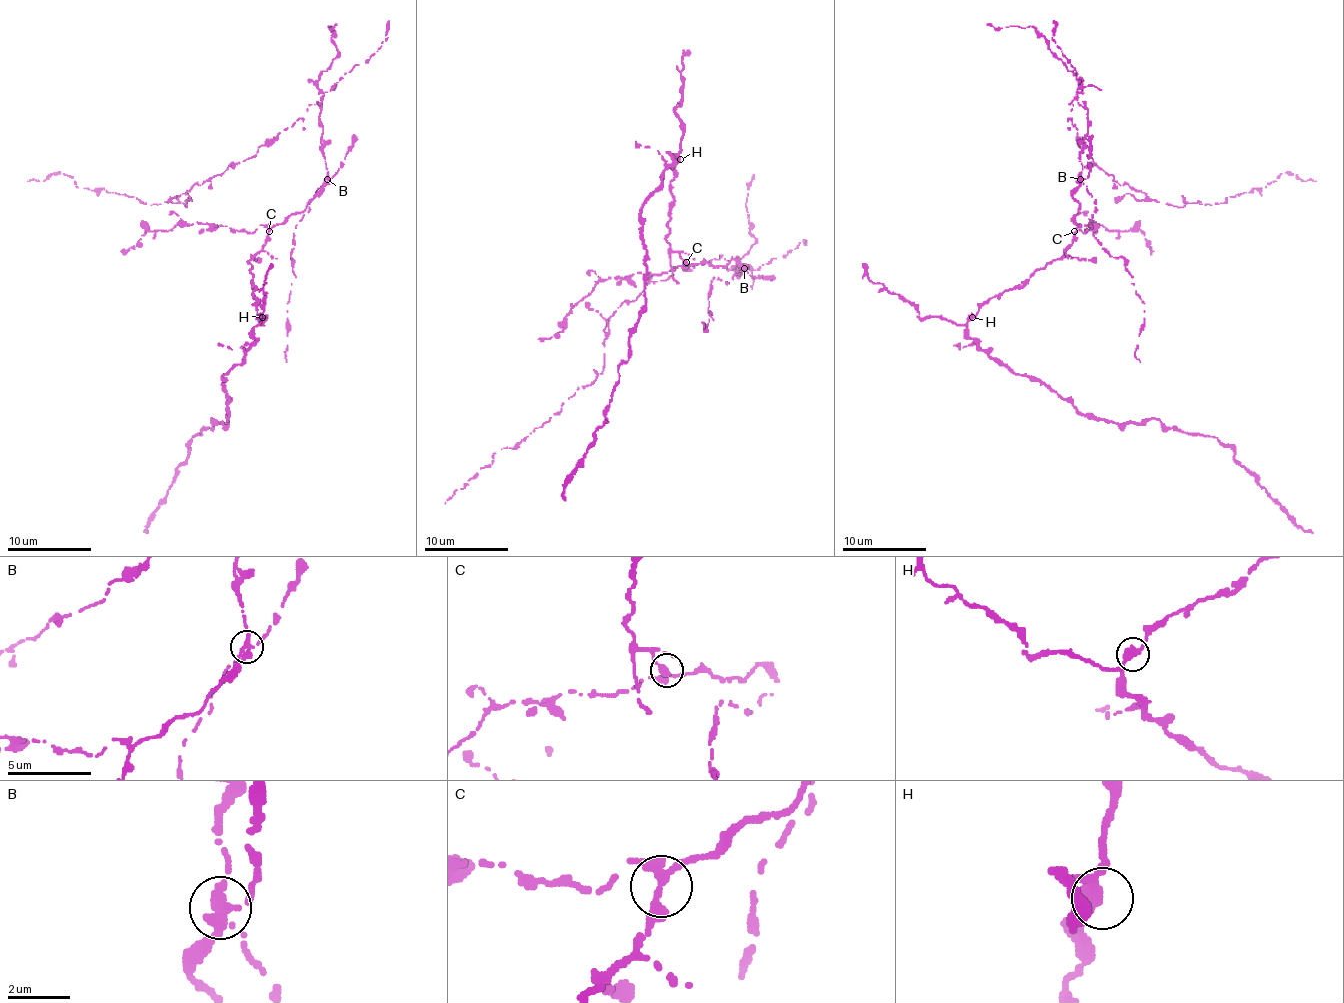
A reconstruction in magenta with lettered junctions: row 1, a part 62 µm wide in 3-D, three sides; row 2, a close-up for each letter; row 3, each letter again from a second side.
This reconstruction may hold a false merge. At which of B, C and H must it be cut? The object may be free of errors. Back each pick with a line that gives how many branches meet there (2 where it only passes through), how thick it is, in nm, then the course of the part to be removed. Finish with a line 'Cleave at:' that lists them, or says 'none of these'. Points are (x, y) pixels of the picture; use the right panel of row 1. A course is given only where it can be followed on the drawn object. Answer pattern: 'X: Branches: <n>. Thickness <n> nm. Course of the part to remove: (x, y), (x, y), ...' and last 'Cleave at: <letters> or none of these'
B: Branches: 3. Thickness 320 nm. Course of the part to remove: (1081, 179), (1087, 112), (1074, 100), (1079, 146), (1152, 200), (1215, 204), (1282, 173), (1315, 181)
Cleave at: B

